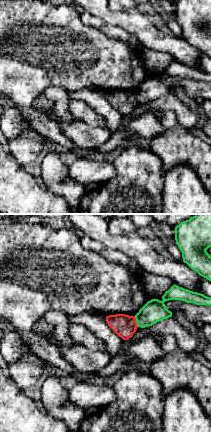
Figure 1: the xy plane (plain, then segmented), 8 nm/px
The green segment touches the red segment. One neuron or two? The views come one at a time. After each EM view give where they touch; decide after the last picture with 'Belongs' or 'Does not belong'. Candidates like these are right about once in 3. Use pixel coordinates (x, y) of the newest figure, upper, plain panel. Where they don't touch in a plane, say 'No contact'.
Touches green at (136, 97)

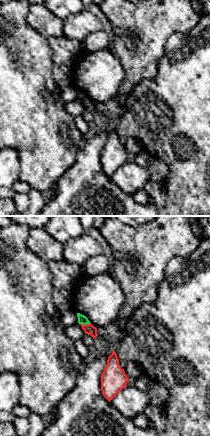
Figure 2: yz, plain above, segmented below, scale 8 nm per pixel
Touches green at (85, 100)

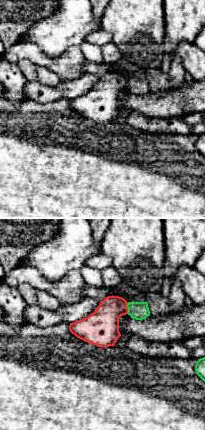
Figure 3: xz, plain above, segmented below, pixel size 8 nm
Touches green at (127, 83)

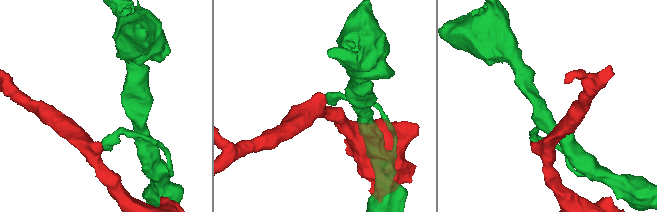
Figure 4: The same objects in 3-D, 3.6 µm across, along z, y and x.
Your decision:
Does not belong

